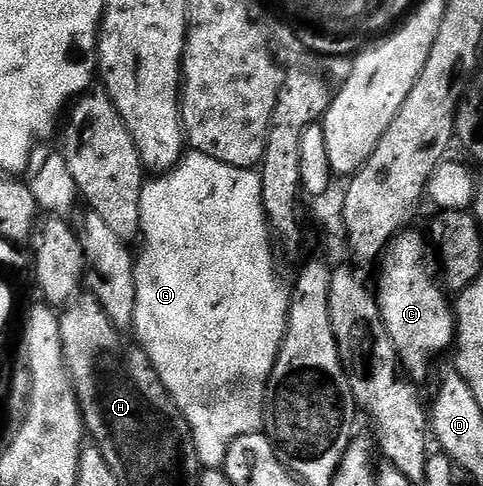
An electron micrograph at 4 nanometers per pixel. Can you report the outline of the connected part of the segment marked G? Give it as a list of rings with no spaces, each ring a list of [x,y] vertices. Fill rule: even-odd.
[[[186,153],[168,174],[150,177],[142,188],[140,237],[145,238],[145,247],[141,254],[139,250],[139,257],[135,262],[135,316],[132,329],[137,330],[136,341],[151,360],[165,391],[172,396],[173,403],[179,408],[184,425],[189,427],[198,463],[206,470],[220,470],[225,465],[227,448],[231,443],[239,440],[239,436],[256,434],[262,429],[265,421],[265,389],[289,323],[290,291],[277,279],[278,263],[275,261],[269,223],[265,220],[265,209],[261,203],[260,173],[256,169],[231,168],[231,164],[211,160],[211,156],[206,154]]]

